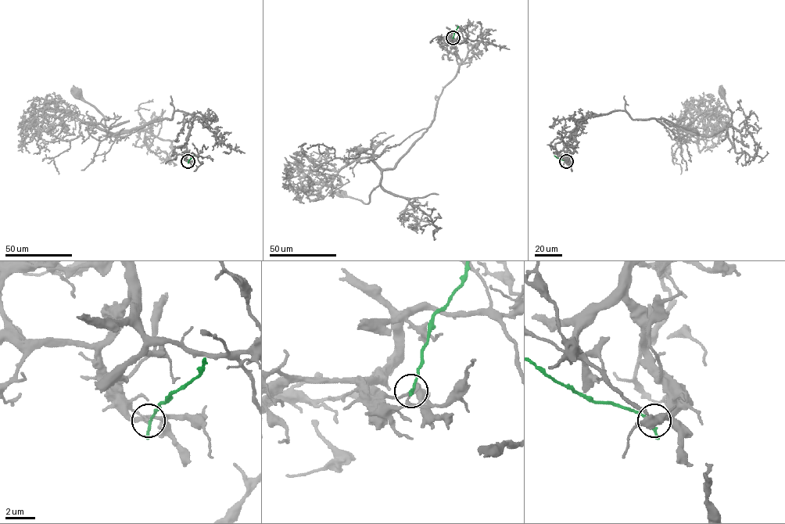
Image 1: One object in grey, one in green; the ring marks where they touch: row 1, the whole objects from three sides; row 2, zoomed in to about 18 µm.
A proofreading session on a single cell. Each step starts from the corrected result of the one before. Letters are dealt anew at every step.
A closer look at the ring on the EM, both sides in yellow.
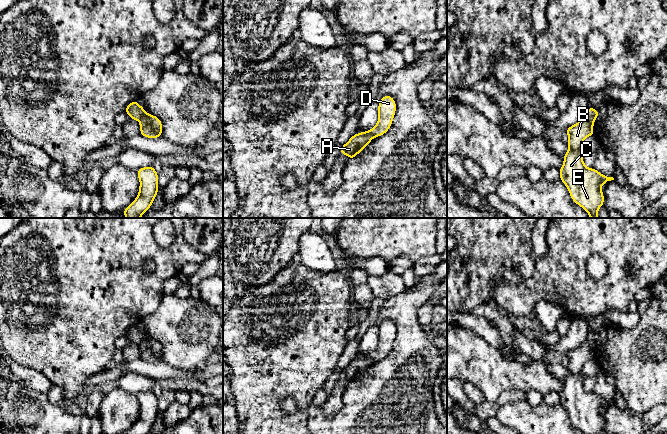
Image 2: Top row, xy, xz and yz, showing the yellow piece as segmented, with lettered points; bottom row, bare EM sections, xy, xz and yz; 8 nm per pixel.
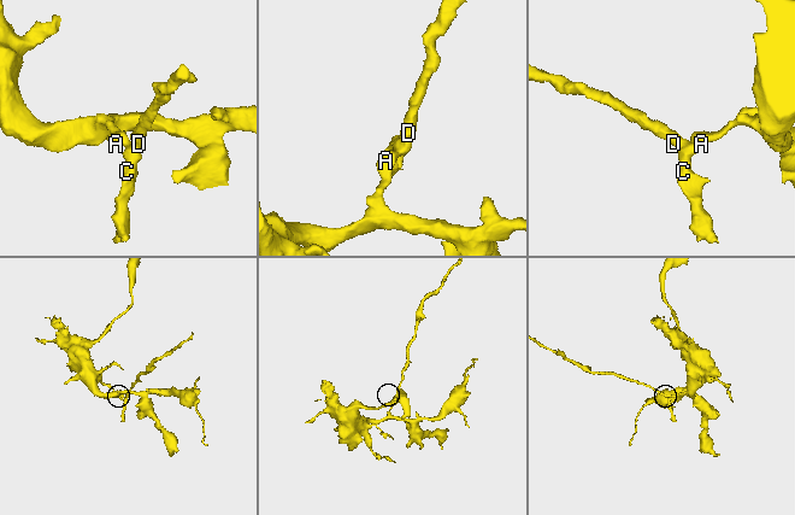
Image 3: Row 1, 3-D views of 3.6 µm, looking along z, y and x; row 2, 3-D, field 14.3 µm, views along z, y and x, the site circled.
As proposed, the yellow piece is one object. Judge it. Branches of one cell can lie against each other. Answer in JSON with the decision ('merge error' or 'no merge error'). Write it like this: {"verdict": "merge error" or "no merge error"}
{"verdict": "merge error"}

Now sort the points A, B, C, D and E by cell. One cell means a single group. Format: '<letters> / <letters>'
A / B C D E

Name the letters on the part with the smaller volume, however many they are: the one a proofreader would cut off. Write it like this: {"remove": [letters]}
{"remove": ["B", "C", "D", "E"]}

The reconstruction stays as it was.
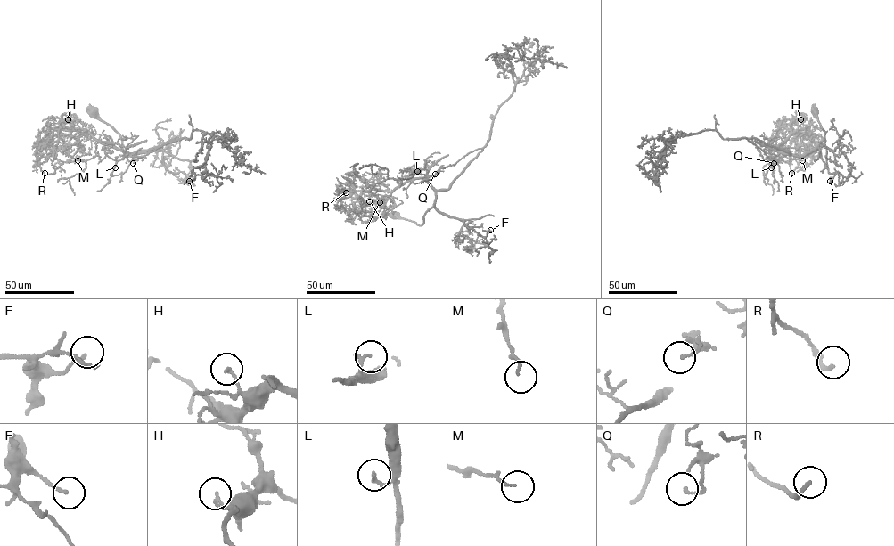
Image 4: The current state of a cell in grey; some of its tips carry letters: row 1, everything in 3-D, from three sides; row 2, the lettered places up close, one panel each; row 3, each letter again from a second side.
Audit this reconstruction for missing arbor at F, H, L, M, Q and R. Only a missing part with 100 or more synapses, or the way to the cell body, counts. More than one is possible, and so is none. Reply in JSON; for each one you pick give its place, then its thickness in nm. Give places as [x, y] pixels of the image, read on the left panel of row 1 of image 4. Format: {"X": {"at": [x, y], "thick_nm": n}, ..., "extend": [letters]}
{"extend": []}

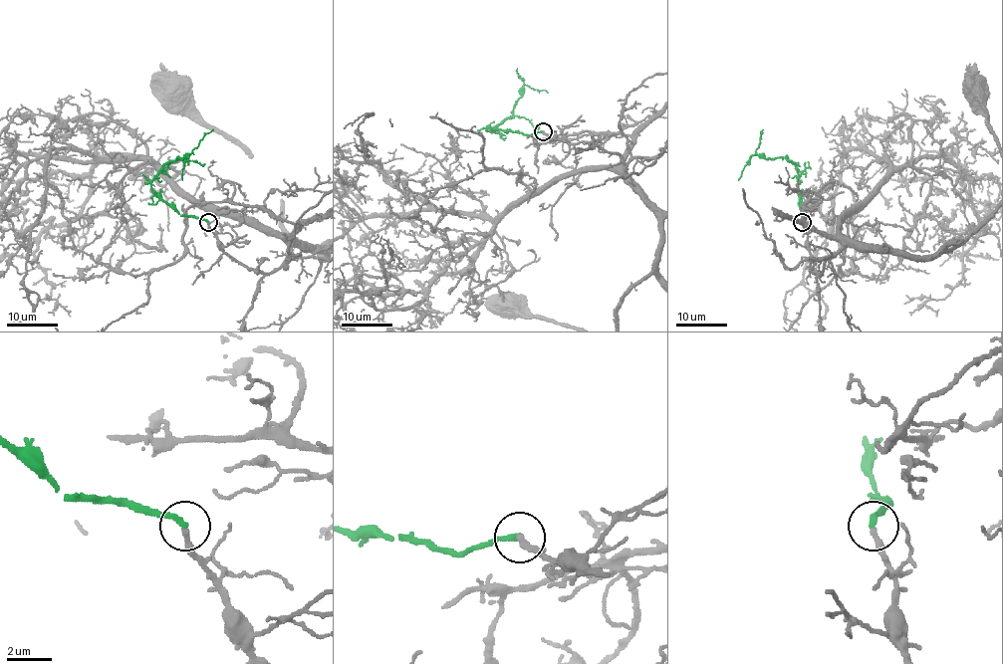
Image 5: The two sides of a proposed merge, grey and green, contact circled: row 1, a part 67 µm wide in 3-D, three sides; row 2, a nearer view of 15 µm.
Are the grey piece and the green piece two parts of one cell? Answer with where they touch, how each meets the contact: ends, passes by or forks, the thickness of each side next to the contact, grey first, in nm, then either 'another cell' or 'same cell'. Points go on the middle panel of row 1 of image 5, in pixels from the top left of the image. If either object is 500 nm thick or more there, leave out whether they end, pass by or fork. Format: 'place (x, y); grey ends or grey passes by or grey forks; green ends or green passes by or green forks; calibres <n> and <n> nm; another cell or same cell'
place (543, 131); grey ends; green ends; calibres 260 and 260 nm; same cell

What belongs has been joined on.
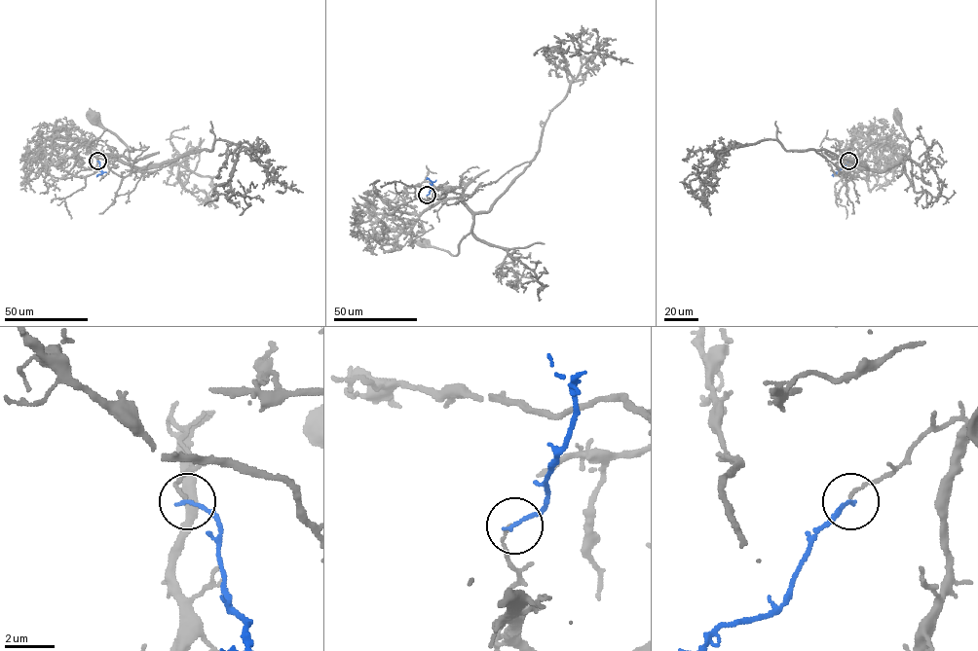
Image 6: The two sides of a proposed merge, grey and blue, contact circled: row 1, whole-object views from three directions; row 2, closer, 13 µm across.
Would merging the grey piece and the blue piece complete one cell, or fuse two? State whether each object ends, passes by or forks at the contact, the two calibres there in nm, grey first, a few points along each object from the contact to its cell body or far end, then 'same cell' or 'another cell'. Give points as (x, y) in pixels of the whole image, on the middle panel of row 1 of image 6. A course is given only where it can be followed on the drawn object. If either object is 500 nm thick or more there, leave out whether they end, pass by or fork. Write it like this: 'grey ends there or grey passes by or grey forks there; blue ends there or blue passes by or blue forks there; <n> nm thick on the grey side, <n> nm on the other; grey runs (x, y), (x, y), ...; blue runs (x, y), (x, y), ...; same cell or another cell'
grey ends there; blue ends there; 130 nm thick on the grey side, 150 nm on the other; grey runs (428, 195), (427, 201), (431, 205), (458, 198), (472, 216), (472, 229), (462, 240), (455, 255), (425, 243); blue runs (428, 195), (432, 182), (426, 178); same cell

